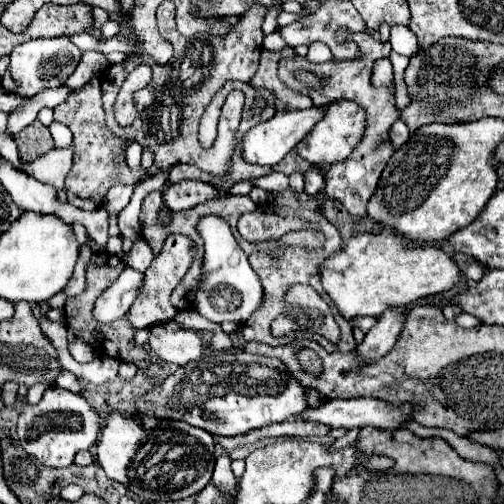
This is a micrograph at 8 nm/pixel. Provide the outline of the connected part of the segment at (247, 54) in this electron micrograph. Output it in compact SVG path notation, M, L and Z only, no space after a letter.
M254 4L246 14L242 14L238 24L234 24L228 34L208 38L208 42L198 42L198 34L184 38L172 30L172 36L166 36L166 40L172 42L174 56L164 66L152 64L150 84L134 96L138 118L132 122L132 126L122 128L122 138L134 140L140 146L148 148L154 154L154 164L160 170L168 170L178 162L186 162L212 174L224 174L234 150L234 134L240 122L240 114L234 114L234 118L222 118L222 122L218 124L216 144L210 150L204 150L198 142L198 124L214 94L228 80L248 82L258 70L258 56L264 38L264 16L266 8Z

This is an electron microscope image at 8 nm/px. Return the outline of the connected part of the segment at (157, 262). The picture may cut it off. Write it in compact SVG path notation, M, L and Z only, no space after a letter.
M172 234L166 238L164 250L152 260L152 264L144 272L144 280L142 280L142 288L138 292L138 298L134 300L134 304L128 310L128 322L132 324L134 330L156 326L156 324L162 324L162 322L174 318L174 314L178 310L170 304L170 292L182 280L182 276L188 272L192 258L194 258L194 244L190 238L186 238L182 234Z

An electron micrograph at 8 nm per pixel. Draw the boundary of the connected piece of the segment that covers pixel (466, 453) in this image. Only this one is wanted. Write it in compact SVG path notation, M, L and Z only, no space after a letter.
M414 421L408 423L405 428L406 430L410 430L412 434L420 436L420 438L443 438L459 453L460 456L467 460L472 460L473 462L484 462L490 464L494 468L501 466L500 458L495 450L471 442L467 437L458 436L446 428L428 428Z

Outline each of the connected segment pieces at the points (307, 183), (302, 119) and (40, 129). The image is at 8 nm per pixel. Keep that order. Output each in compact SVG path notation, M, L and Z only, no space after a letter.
M312 166L304 174L304 192L308 196L316 196L324 188L324 168L322 166Z
M308 108L308 110L292 110L292 112L276 112L274 118L256 124L242 136L242 158L250 164L260 166L274 166L278 164L294 146L312 130L312 126L322 118L322 108Z
M38 120L32 122L30 126L26 126L22 132L14 134L12 138L18 144L18 156L20 156L22 164L34 162L38 156L42 156L54 148L54 140L52 140L48 128L44 124L40 124Z

